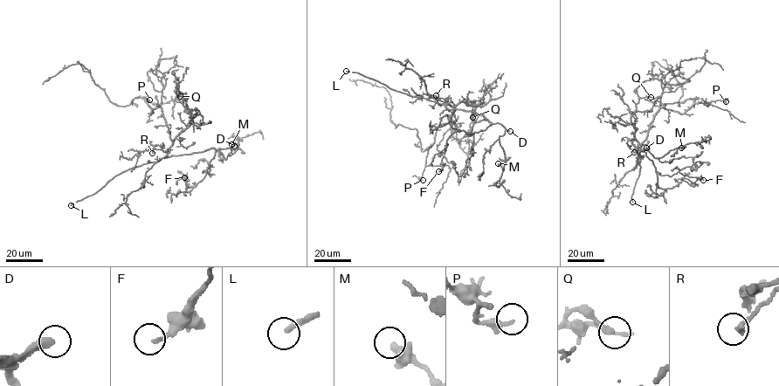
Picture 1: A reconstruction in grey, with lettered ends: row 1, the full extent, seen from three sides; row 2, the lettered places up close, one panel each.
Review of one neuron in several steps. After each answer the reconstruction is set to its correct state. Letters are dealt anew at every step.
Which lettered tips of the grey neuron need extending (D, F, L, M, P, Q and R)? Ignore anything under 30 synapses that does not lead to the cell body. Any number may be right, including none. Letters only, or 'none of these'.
D, L

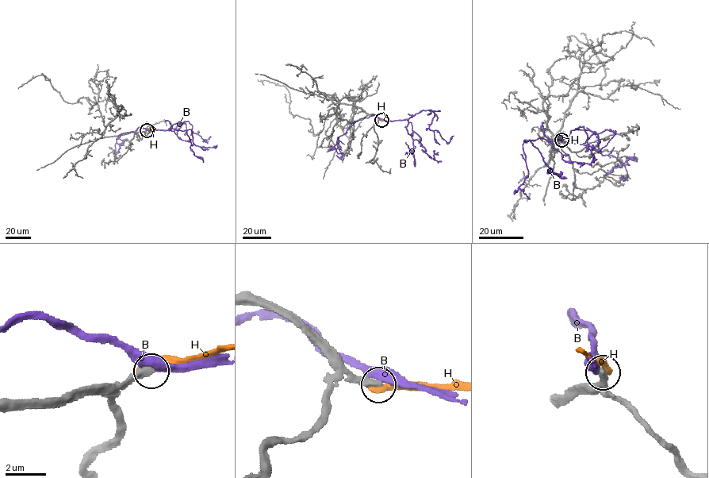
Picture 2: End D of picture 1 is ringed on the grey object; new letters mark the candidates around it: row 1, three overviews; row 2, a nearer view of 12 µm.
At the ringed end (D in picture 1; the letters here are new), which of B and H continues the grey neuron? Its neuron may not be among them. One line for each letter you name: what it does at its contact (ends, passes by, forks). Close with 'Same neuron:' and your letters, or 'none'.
Same neuron: none

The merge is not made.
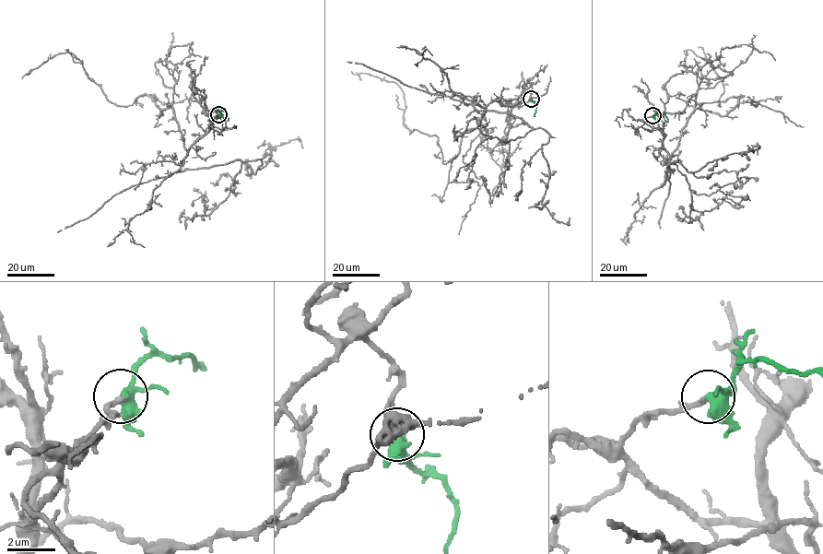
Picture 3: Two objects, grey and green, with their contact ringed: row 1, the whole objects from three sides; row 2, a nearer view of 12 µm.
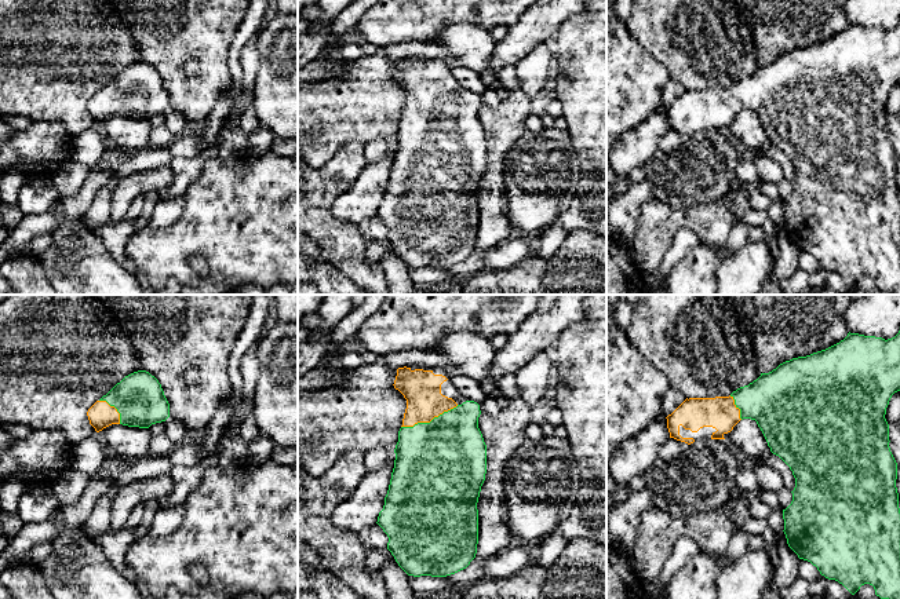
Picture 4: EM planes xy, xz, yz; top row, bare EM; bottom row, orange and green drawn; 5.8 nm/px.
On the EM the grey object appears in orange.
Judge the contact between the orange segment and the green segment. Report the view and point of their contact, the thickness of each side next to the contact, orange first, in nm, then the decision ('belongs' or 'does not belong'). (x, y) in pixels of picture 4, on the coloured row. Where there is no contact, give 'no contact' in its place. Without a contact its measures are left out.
xz (429, 422) | 220/500 nm | belongs

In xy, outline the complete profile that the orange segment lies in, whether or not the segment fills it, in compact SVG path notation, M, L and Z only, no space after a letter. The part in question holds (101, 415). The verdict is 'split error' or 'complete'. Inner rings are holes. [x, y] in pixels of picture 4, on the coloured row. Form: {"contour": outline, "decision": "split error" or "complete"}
{"contour": "M146 370L125 376L87 412L96 432L112 424L149 428L170 417L170 403L158 380Z", "decision": "split error"}

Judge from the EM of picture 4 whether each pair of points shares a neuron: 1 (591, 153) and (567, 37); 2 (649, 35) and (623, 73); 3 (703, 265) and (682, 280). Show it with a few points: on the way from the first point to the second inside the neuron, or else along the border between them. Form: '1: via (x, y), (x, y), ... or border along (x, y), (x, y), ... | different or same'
1: via (591, 124), (591, 66) | same
2: border along (625, 24), (629, 35), (666, 68) | different
3: via (698, 270), (688, 280) | same

